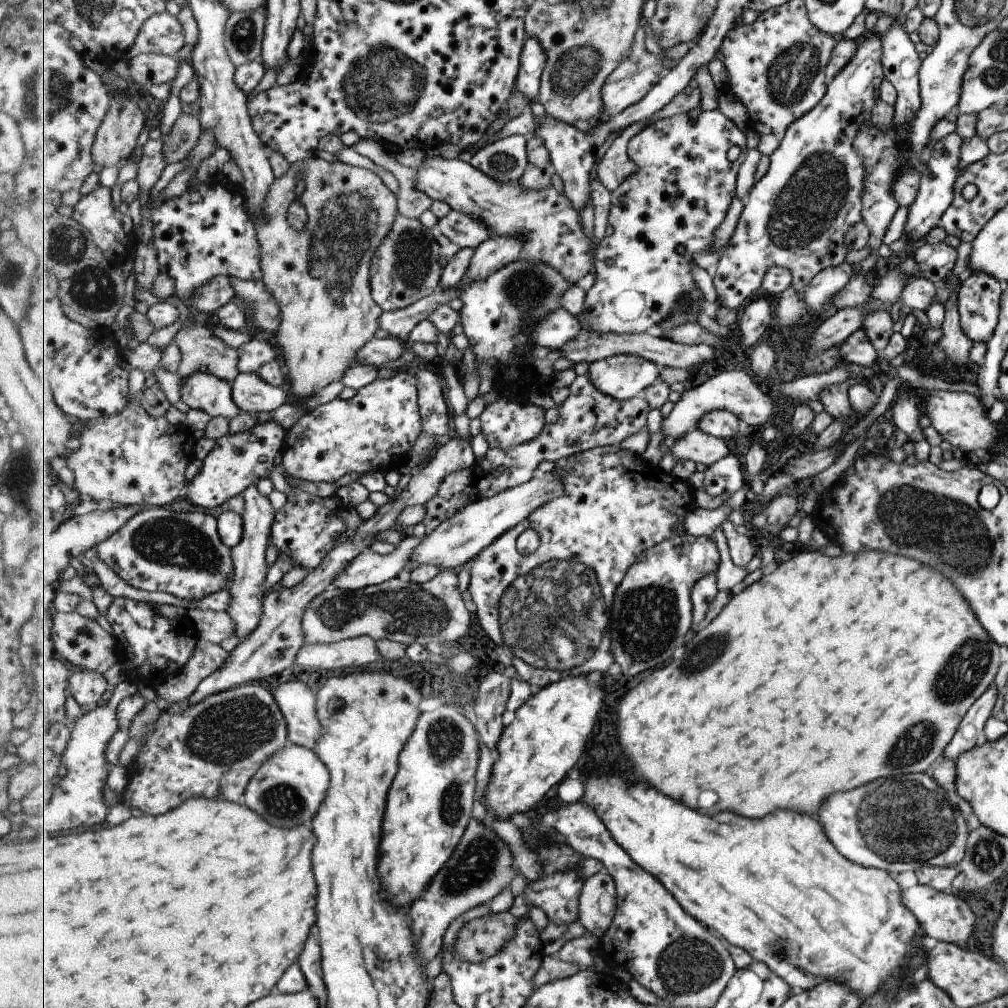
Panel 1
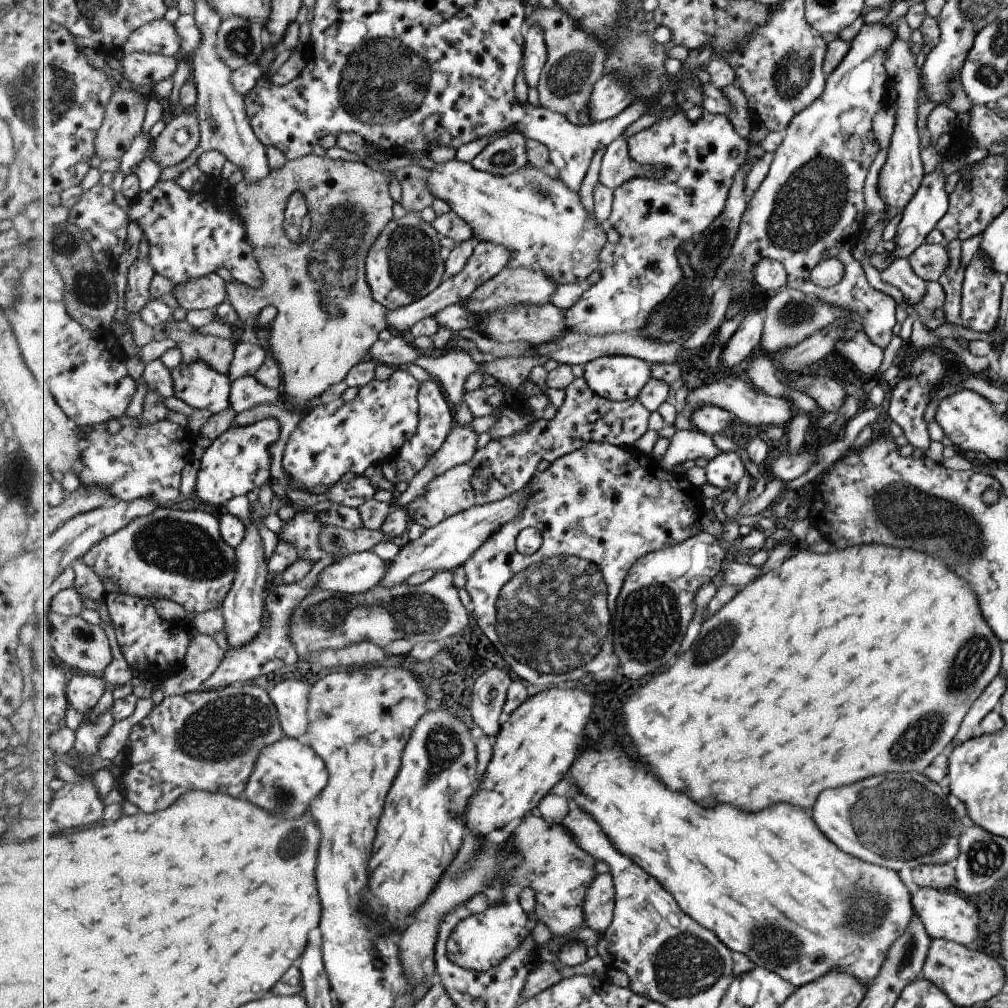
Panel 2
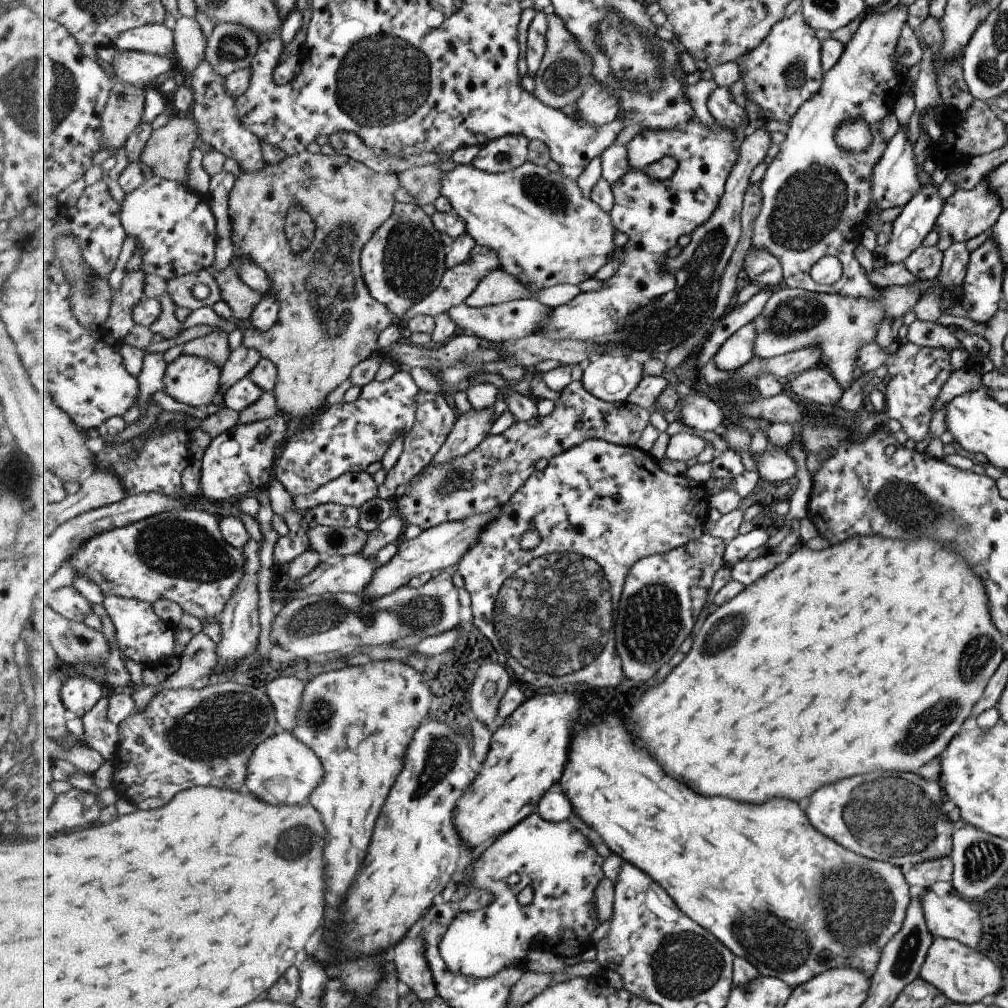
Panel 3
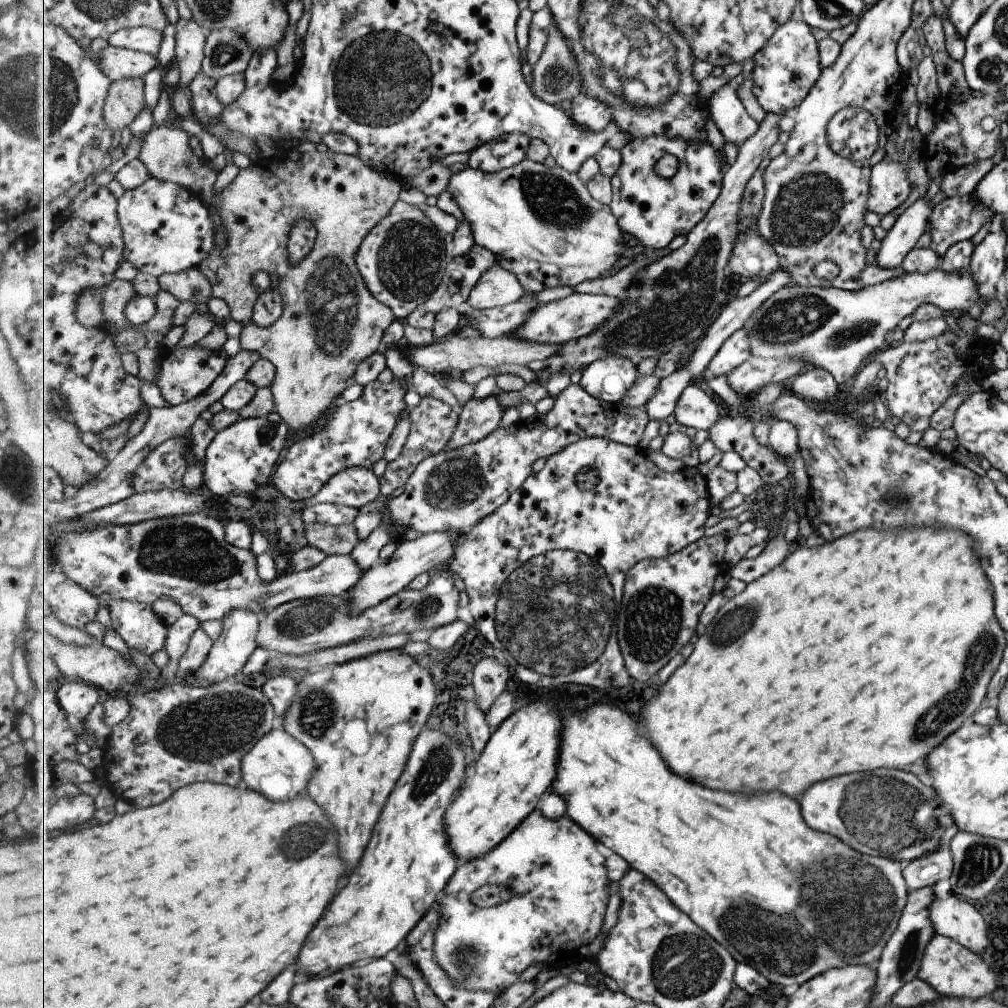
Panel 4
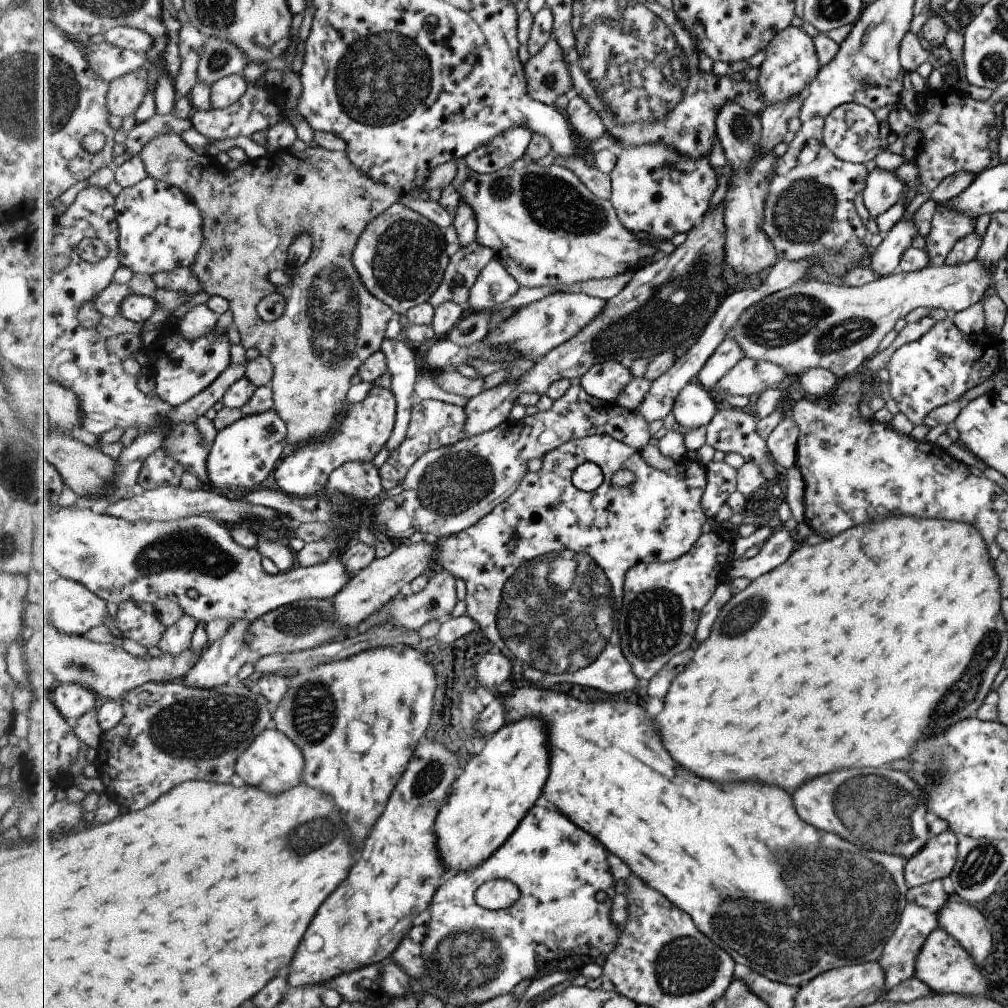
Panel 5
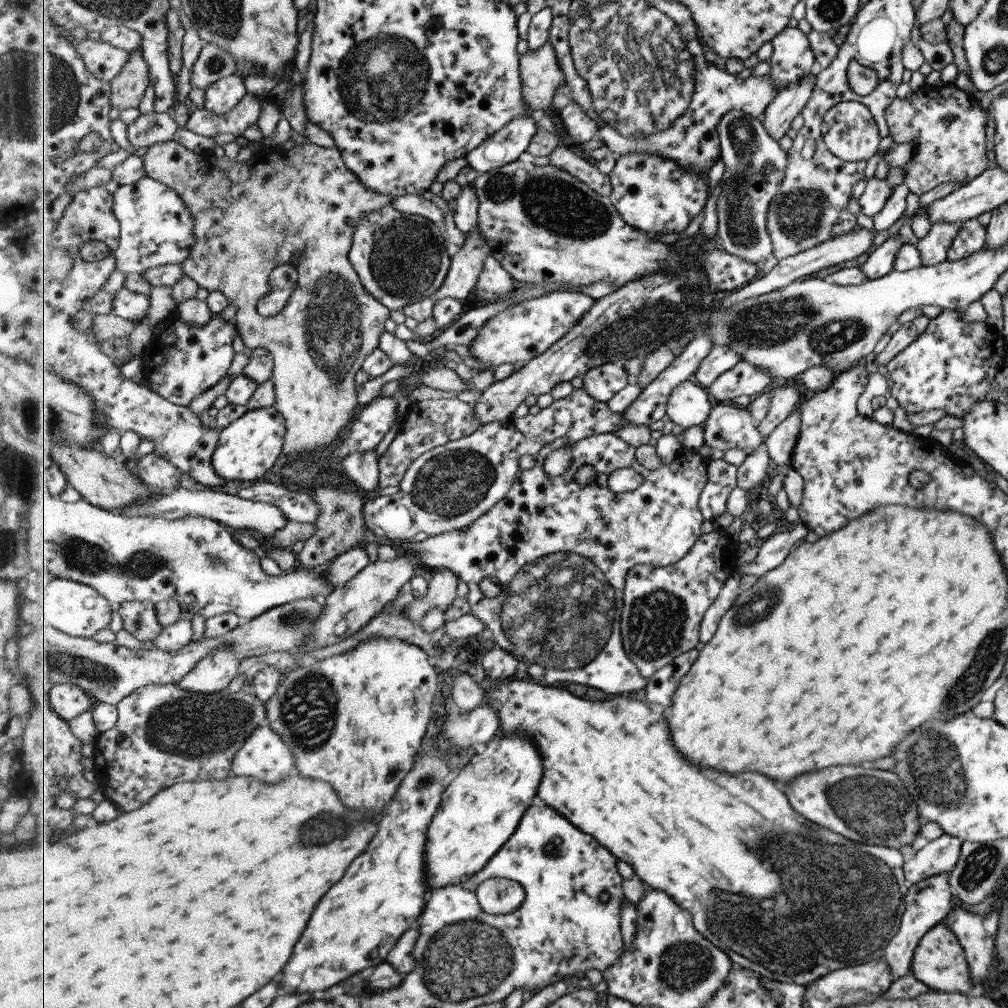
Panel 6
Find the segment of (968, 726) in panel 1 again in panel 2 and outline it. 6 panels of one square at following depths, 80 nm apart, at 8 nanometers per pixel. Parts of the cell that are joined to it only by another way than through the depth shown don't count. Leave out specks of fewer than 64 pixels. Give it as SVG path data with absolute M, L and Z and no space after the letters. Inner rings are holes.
M997 673L991 682L981 691L981 694L973 701L969 710L960 722L958 731L955 733L953 740L950 742L949 748L964 743L964 740L976 736L975 726L978 726L979 719L995 708L995 704L999 702L1000 696L1006 687L1006 678Z

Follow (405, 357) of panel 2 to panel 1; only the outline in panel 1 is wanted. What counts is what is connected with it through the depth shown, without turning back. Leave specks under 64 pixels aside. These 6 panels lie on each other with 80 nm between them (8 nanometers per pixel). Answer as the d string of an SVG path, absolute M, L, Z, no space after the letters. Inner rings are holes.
M393 336L371 339L358 353L357 362L383 367L391 361L401 360L405 349L406 343Z

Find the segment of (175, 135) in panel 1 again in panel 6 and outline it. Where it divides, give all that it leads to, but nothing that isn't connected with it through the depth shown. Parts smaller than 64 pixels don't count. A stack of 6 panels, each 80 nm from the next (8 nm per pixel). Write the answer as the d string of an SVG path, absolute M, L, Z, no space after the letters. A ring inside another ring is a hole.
M172 139L169 142L163 142L163 144L149 146L145 156L143 156L143 160L148 176L175 190L181 196L181 200L185 200L185 204L192 209L193 216L196 217L197 244L193 246L193 254L182 264L186 276L193 278L200 288L206 289L209 293L223 292L230 303L237 308L235 326L245 347L248 350L265 348L274 360L274 376L272 380L277 398L275 406L283 414L287 428L282 456L287 456L287 458L301 458L303 454L313 455L314 457L321 456L321 454L324 454L324 450L329 449L331 444L335 444L335 441L340 440L346 434L350 422L354 420L353 414L355 414L355 410L359 406L359 400L357 400L358 386L355 384L355 376L364 367L365 360L368 360L369 356L372 356L373 352L380 348L381 336L385 332L385 322L396 316L389 310L387 305L383 305L365 289L365 286L361 283L360 274L357 273L350 260L350 252L354 242L353 236L356 235L356 228L361 220L365 216L369 216L371 212L383 210L389 204L393 204L393 196L387 196L387 194L381 194L381 192L373 192L373 188L365 185L364 181L345 163L344 154L341 153L340 149L336 147L321 148L321 146L315 146L315 144L310 144L309 142L295 145L291 150L264 146L249 162L237 162L234 159L216 159L210 152L199 155L197 152L189 150L187 146L183 146L181 142ZM297 255L299 256L299 264L297 266L298 287L292 292L289 304L287 304L287 307L281 314L264 318L258 312L258 304L263 296L272 291L268 285L271 270L283 264L291 263Z

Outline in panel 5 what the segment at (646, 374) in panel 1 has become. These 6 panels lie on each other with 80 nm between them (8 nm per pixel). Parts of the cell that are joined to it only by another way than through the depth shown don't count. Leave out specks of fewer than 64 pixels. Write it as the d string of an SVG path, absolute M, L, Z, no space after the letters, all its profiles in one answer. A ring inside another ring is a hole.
M609 360L595 364L580 381L590 396L614 403L634 378L630 368L625 368L617 360Z

